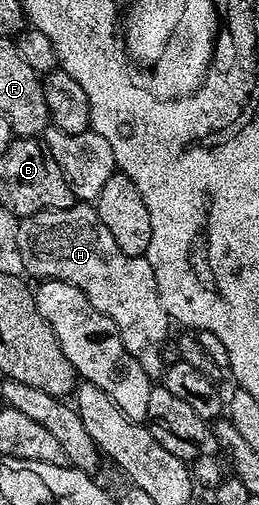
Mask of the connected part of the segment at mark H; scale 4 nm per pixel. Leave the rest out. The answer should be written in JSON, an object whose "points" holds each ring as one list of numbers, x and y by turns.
{"points":[[74,204,71,208,51,208,43,212,35,212,31,216,20,219,17,226,17,250,21,253,21,262,25,265,26,275,34,274,37,280,54,278,60,282,79,288,91,300,91,304,99,312,103,312,115,324,127,352,147,372,150,380,162,377,161,343,170,337,171,319,163,308,163,300,159,300,159,288,155,284,155,272,148,258,127,256,119,244,107,232,107,224,99,220,99,212,93,204]]}

